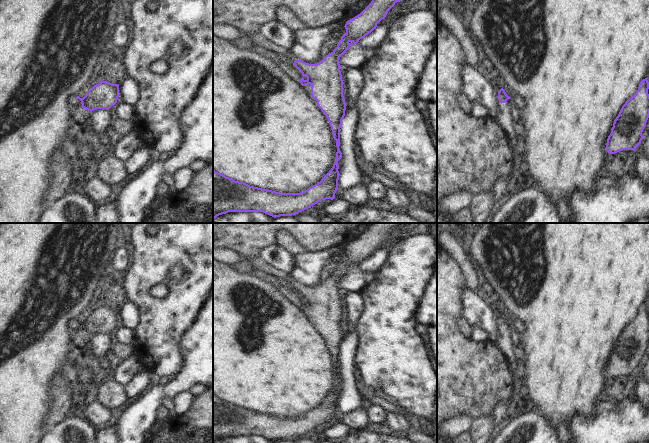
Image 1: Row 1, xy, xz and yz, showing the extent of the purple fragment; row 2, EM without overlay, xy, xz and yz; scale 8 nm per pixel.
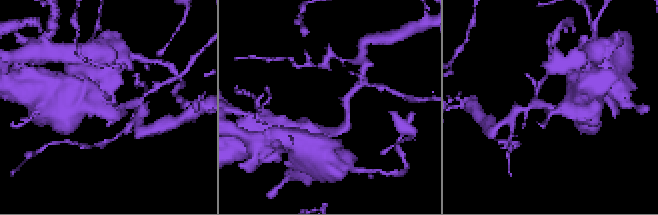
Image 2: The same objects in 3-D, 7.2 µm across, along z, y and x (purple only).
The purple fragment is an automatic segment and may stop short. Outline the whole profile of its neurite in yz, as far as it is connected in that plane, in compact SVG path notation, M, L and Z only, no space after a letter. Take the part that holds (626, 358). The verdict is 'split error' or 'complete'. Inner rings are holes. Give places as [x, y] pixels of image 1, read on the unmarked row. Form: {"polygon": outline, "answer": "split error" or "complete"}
{"polygon": "M643 303L635 319L622 330L608 360L606 374L615 378L622 374L635 375L643 363L642 356L649 342L649 306Z", "answer": "complete"}

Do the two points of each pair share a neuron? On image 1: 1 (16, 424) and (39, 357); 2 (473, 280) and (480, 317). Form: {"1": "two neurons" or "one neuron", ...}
{"1": "one neuron", "2": "two neurons"}

